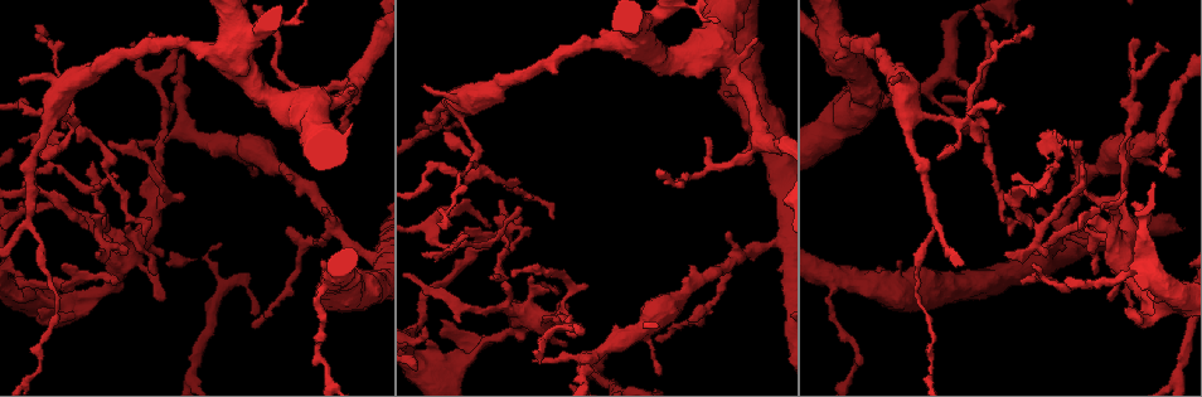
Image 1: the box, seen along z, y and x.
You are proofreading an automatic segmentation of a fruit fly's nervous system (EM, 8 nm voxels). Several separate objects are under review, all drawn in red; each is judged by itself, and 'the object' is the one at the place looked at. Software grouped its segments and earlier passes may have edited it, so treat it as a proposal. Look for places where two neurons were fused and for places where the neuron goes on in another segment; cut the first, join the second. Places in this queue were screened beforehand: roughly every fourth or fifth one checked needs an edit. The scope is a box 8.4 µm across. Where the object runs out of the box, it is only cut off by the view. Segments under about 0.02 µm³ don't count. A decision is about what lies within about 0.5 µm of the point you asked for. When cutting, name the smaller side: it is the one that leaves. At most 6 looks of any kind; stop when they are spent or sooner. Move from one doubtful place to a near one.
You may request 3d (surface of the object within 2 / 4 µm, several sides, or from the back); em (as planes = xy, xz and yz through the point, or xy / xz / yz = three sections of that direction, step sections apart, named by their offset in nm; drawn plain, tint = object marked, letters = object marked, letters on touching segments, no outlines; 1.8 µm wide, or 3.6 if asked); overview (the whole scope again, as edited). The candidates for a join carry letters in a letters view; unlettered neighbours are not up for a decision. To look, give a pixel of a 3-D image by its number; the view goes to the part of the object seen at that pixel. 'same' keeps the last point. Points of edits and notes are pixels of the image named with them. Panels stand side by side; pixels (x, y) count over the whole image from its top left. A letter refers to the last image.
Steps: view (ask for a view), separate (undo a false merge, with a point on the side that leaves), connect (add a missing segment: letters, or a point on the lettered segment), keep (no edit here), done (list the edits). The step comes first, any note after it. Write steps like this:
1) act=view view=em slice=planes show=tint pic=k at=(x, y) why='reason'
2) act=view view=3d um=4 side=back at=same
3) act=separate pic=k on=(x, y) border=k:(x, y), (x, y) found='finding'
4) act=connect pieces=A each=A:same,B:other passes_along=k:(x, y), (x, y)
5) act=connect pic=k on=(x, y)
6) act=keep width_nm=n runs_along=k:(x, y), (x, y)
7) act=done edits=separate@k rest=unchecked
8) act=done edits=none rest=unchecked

act=view view=3d um=4 pic=1 at=(72, 123) why='looks like a crossing'

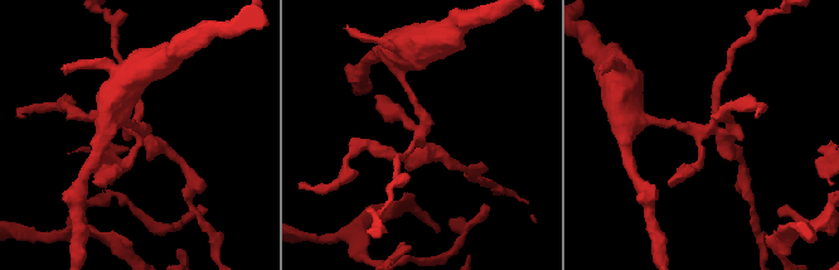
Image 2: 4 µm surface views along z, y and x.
act=view view=em slice=planes show=tint pic=2 at=(421, 144) why='shape alone is not enough'

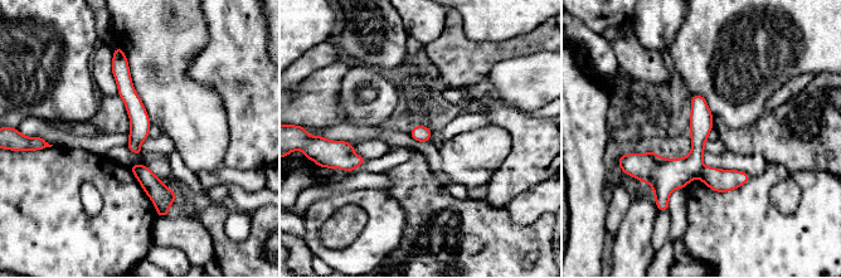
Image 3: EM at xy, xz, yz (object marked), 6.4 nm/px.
act=view view=em slice=planes show=letters at=same

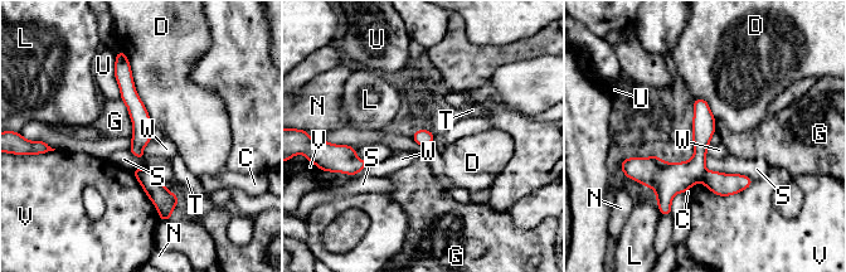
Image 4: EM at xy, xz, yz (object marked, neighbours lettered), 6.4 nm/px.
act=separate pic=4 on=(723, 184) width_nm=110 longest_contact=D:500nm each=C:other,D:other,G:other,L:other,N:other,S:other,T:other,U:other,V:other,W:other found='two neurons meet here'

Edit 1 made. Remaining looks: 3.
act=view view=em slice=planes show=letters pic=1 at=(933, 222) why='branch point'

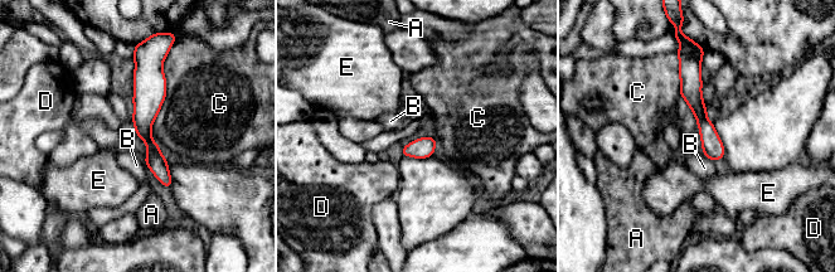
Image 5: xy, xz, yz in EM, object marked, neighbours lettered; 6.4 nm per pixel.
act=keep each=A:other,B:other,C:other,D:other,E:other found='one neuron here'

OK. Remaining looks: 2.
act=view view=em slice=yz step=8 show=tint pic=1 at=(1141, 328) why='branch stops here'

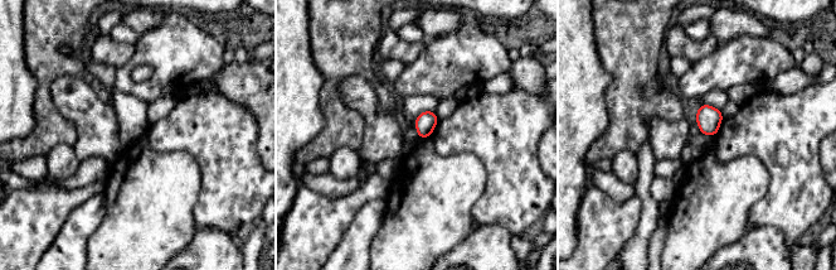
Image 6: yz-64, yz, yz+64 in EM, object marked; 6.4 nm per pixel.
act=view view=em slice=planes show=letters at=same why='cut it another way'

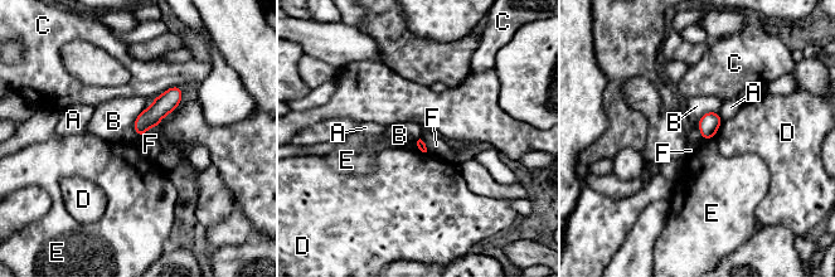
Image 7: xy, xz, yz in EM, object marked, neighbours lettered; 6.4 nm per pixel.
act=keep each=A:other,B:other,C:other,D:other,E:other,F:other runs_along=7:(176, 90), (140, 127), (140, 131) found='no lettered segment goes on from it'

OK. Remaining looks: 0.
act=done edits=separate@4 rest=unchecked

